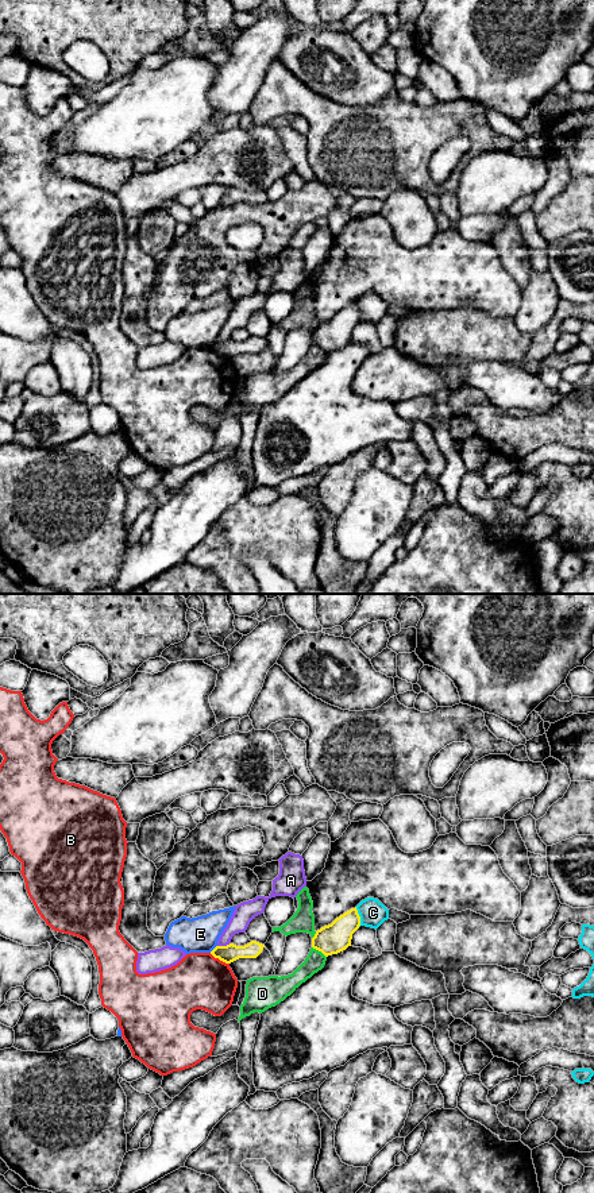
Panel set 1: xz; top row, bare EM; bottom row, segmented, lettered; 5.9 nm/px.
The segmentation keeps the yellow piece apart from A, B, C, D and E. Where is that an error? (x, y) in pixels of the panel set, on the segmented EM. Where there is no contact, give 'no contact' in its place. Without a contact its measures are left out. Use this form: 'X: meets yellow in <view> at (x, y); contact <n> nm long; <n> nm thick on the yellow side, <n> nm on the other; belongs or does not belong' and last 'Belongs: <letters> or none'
A: meets yellow in xz at (223, 946); contact 80 nm long; 110 nm thick on the yellow side, 120 nm on the other; does not belong
B: meets yellow in xz at (219, 958); contact 140 nm long; 110 nm thick on the yellow side, 340 nm on the other; does not belong
C: meets yellow in xz at (359, 917); contact 120 nm long; 180 nm thick on the yellow side, 160 nm on the other; does not belong
D: meets yellow in xz at (319, 950); contact 110 nm long; 180 nm thick on the yellow side, 120 nm on the other; does not belong
E: meets yellow in xz at (213, 949); contact 60 nm long; 110 nm thick on the yellow side, 220 nm on the other; does not belong
Belongs: none

